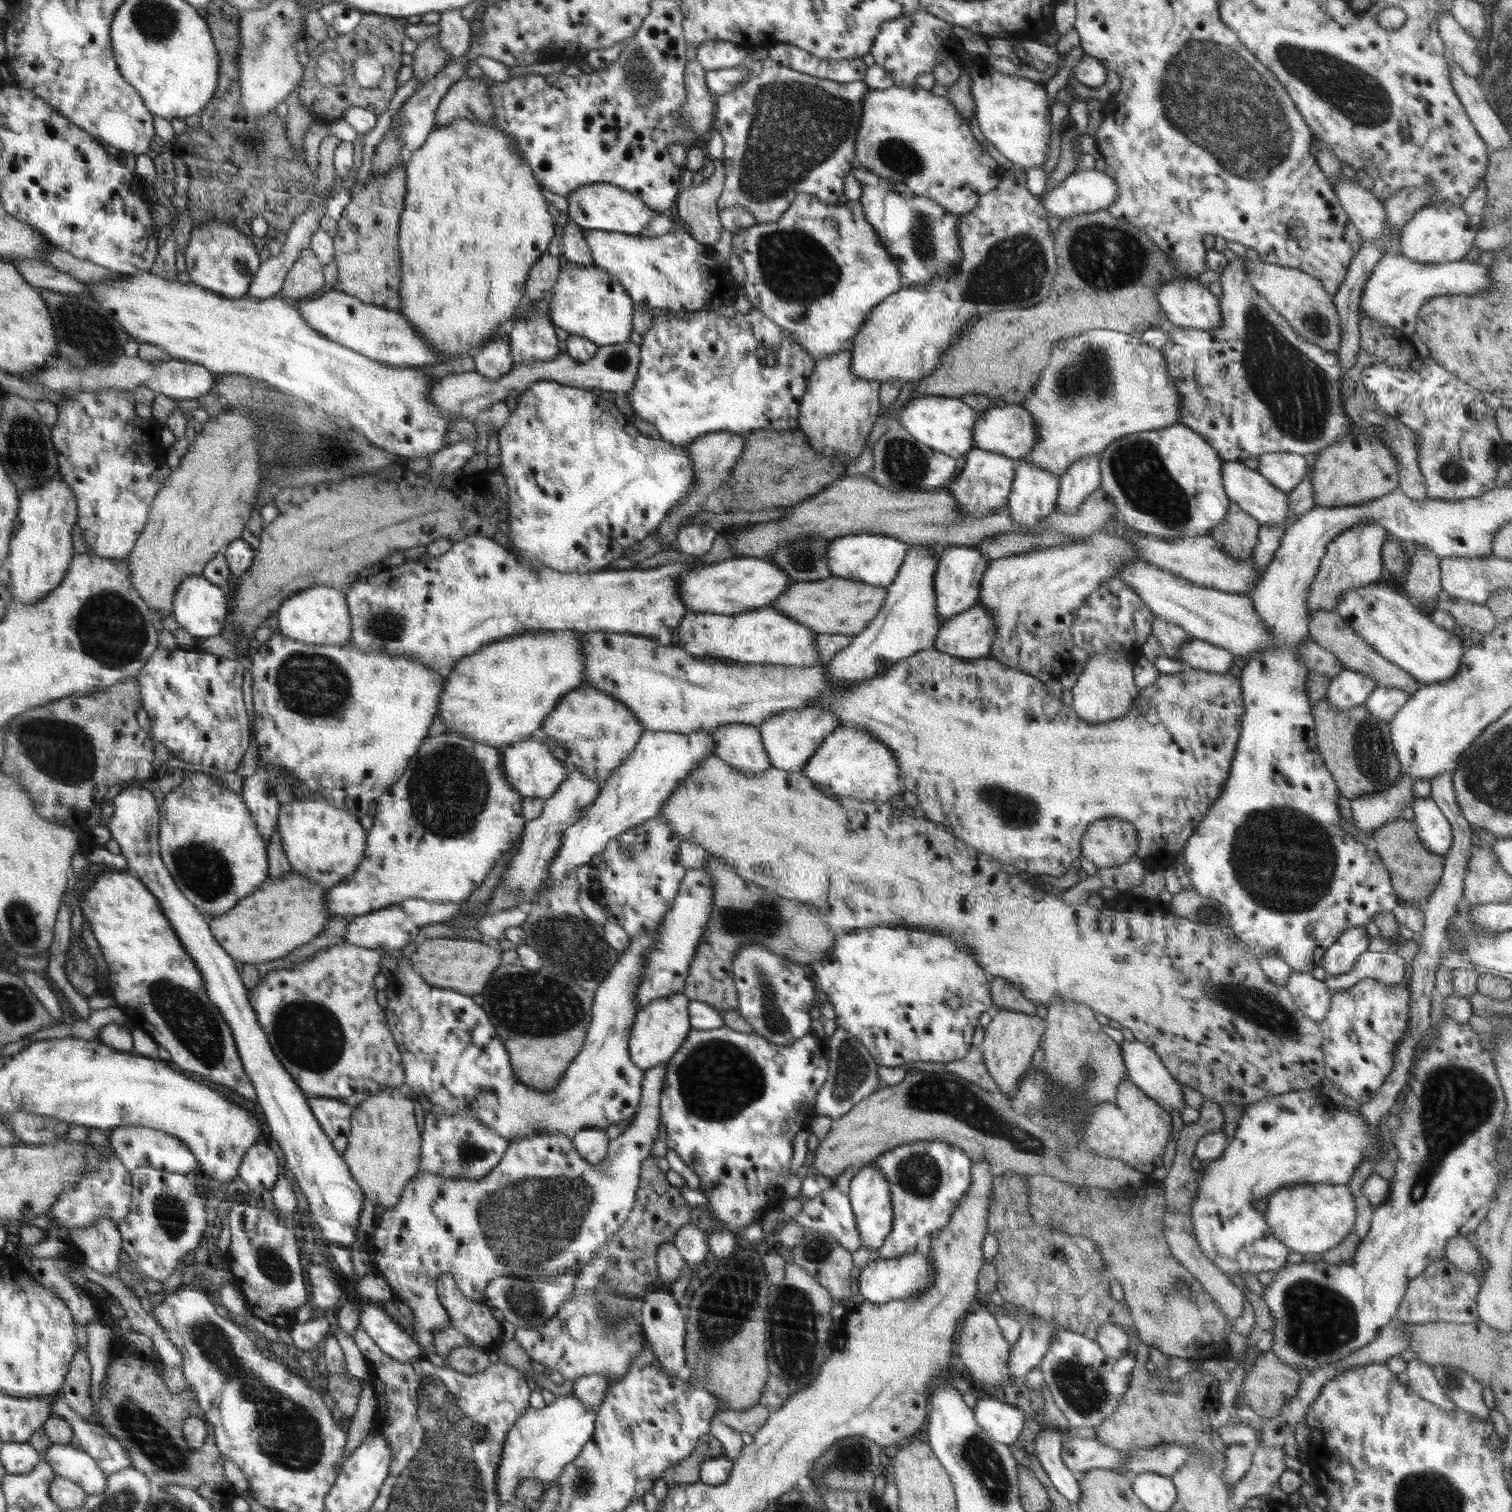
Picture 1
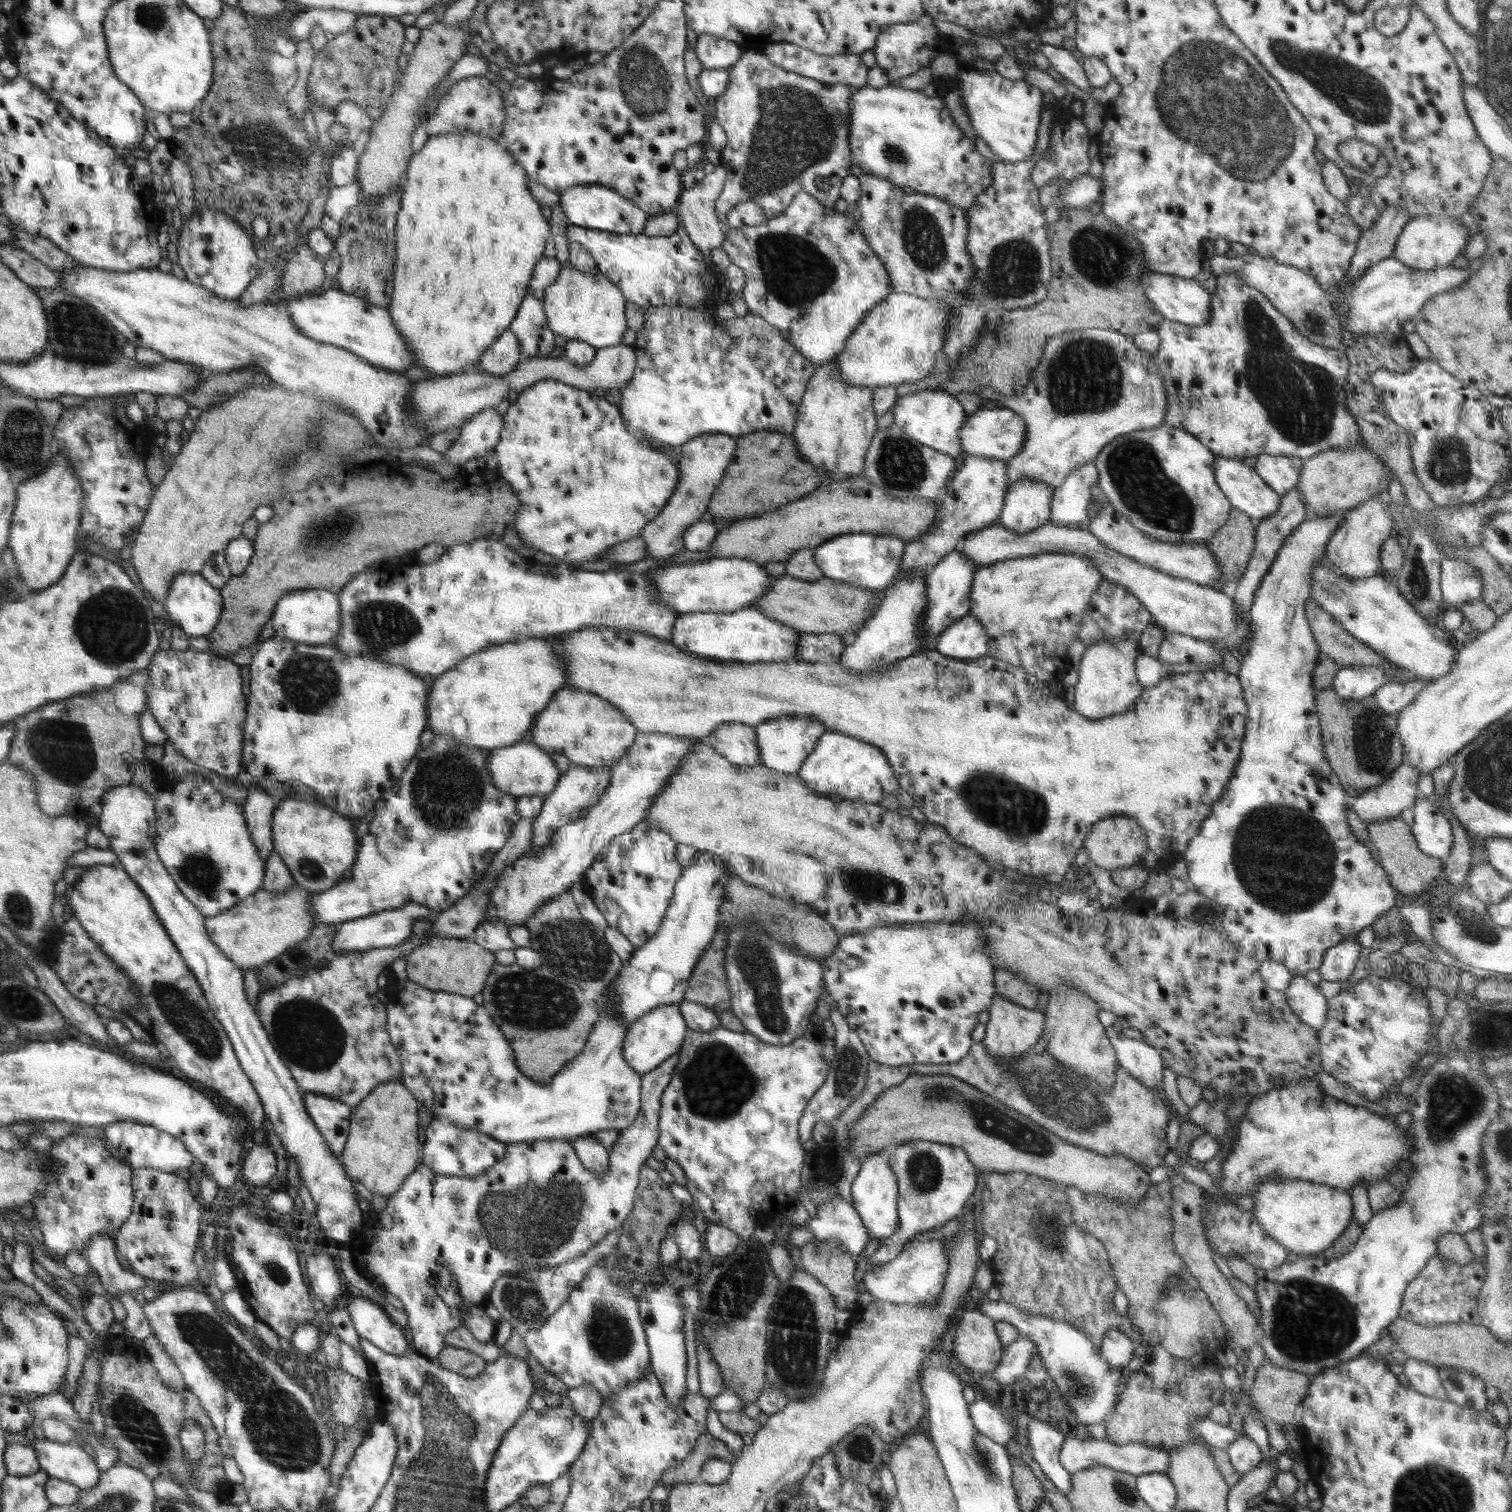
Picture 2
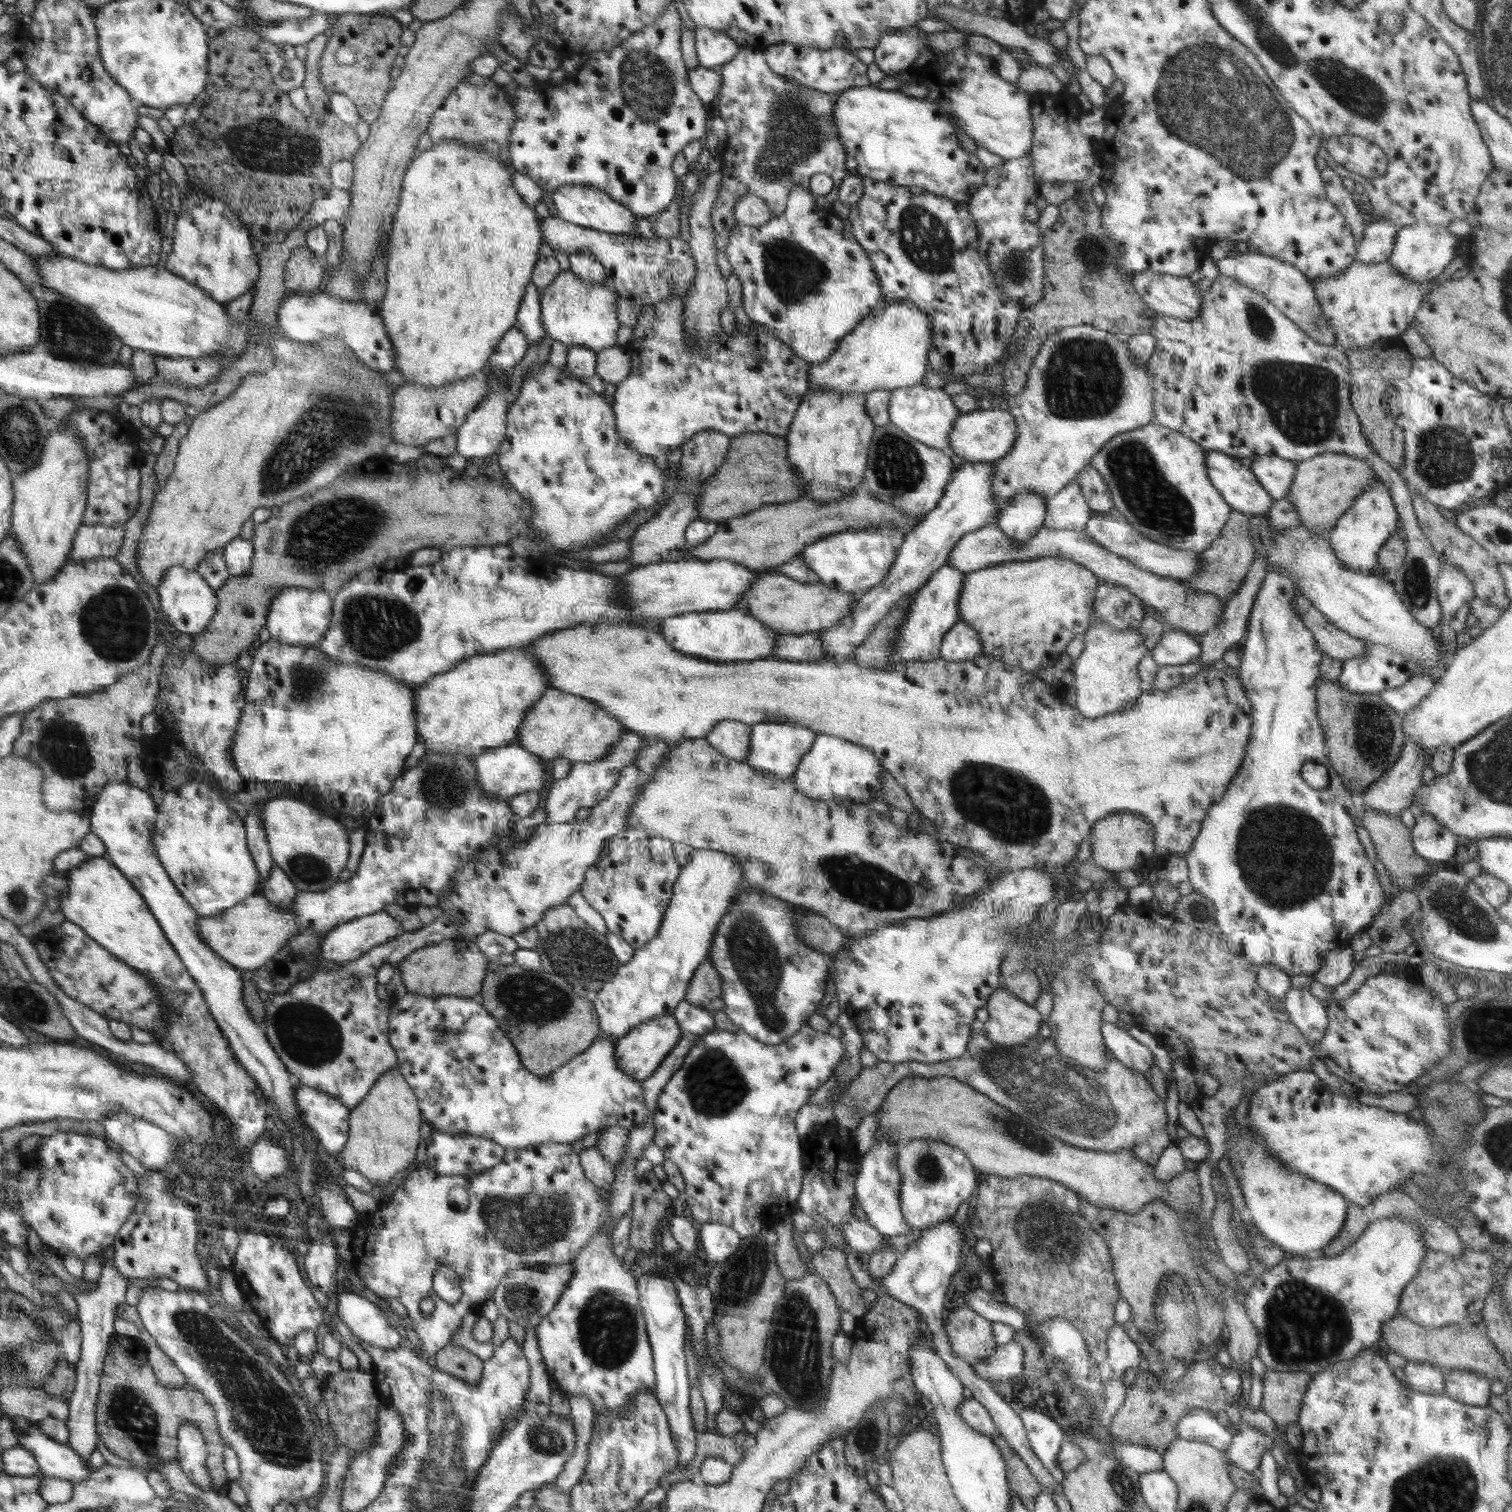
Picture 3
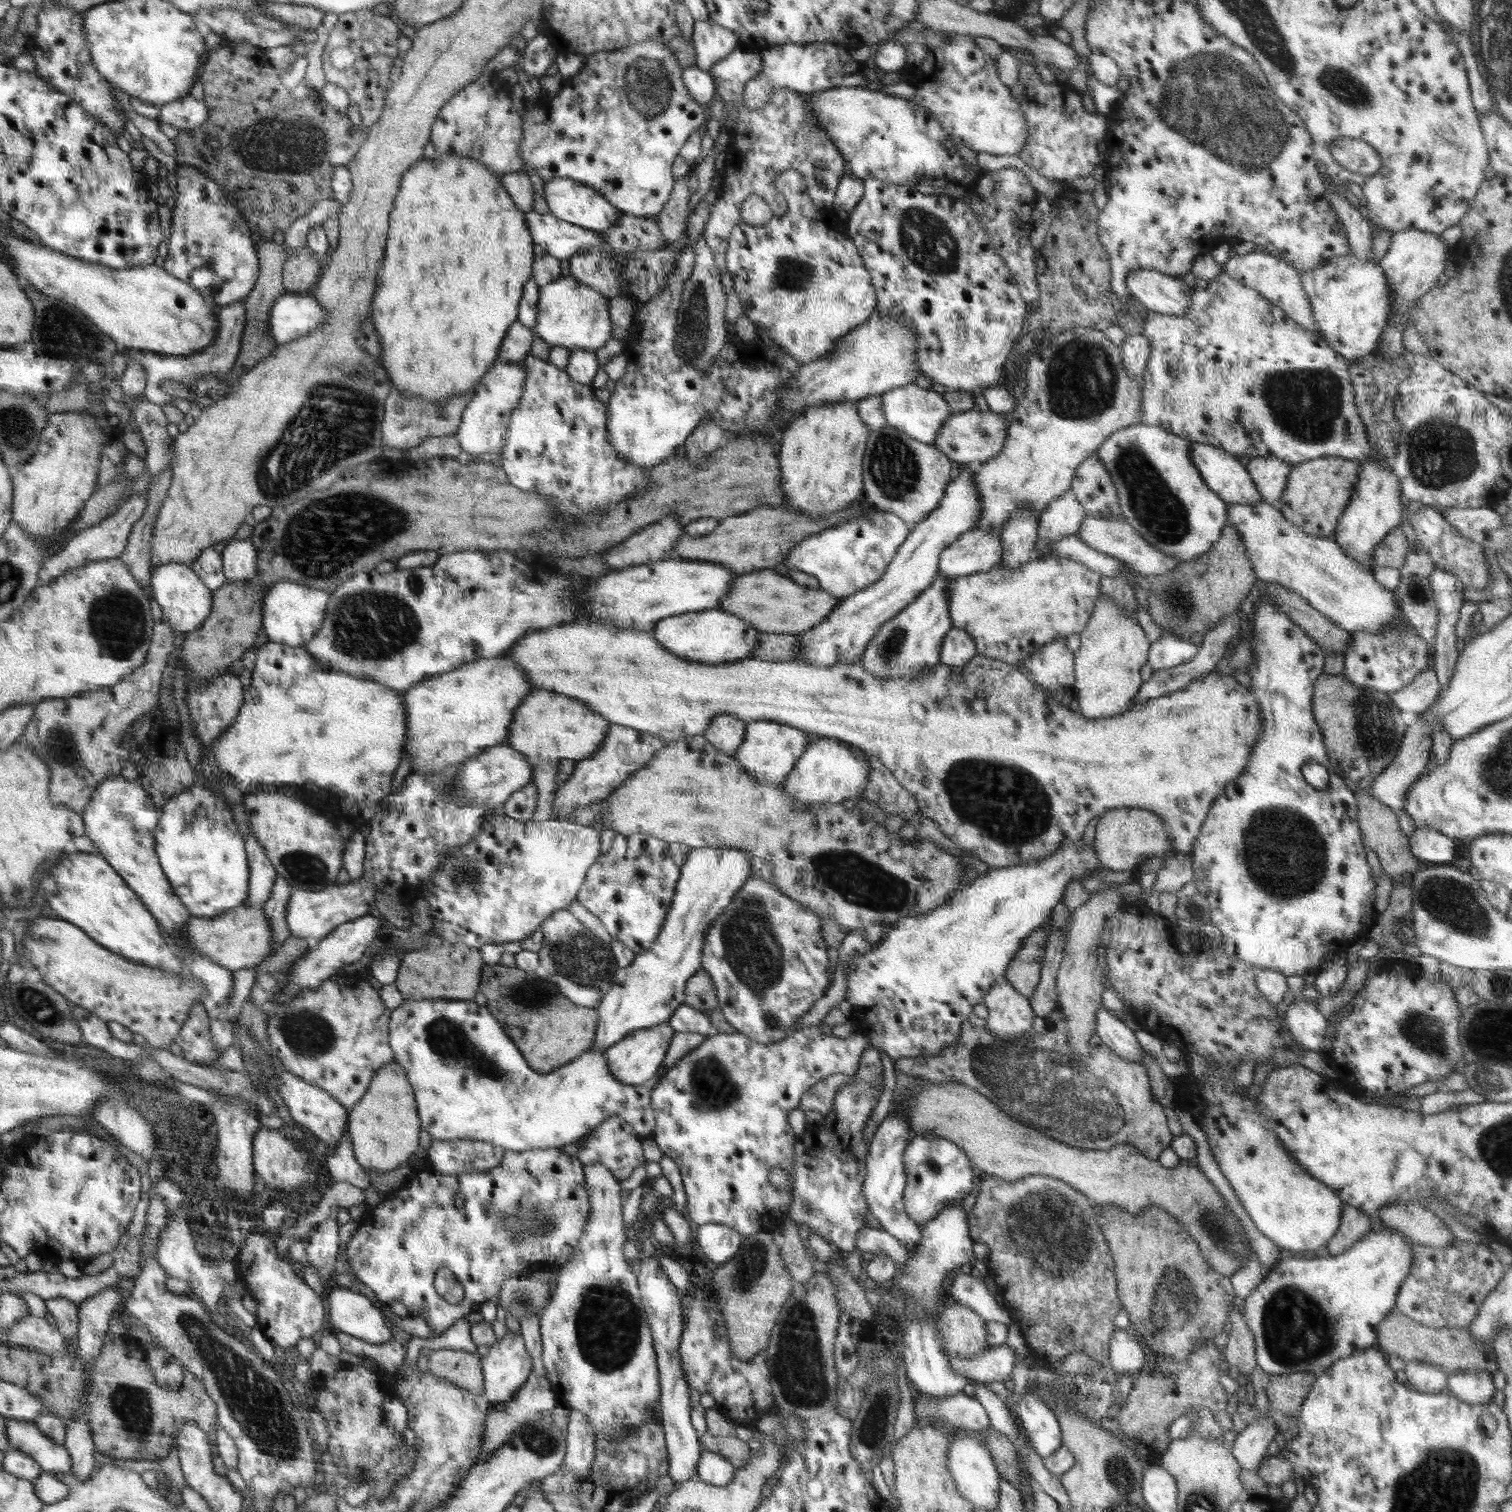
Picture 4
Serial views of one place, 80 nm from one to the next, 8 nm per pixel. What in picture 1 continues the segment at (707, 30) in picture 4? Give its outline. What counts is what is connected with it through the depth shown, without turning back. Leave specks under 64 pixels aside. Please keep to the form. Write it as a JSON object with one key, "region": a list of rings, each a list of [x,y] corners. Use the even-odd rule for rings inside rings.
{"region":[[[707,40],[696,50],[697,61],[707,70],[713,71],[741,65],[749,56],[747,49],[738,48],[728,41]]]}

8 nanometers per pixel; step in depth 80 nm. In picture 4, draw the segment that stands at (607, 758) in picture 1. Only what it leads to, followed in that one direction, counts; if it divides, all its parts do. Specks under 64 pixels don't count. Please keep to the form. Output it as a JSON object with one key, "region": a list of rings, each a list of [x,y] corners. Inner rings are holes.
{"region":[[[534,690],[534,696],[526,698],[526,704],[520,708],[516,710],[509,738],[504,744],[524,753],[532,763],[538,800],[530,821],[545,821],[553,818],[553,800],[558,789],[557,768],[562,760],[568,758],[577,762],[596,754],[609,736],[613,723],[581,701],[548,690]]]}

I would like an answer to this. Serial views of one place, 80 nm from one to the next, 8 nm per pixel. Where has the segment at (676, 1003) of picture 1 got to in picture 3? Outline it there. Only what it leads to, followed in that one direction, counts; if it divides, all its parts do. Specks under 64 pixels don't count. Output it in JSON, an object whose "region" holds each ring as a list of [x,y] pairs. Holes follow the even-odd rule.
{"region":[[[672,1014],[657,1016],[657,1018],[649,1020],[649,1022],[639,1024],[629,1034],[619,1039],[616,1044],[616,1056],[621,1070],[628,1077],[634,1078],[642,1085],[642,1081],[654,1075],[654,1072],[661,1066],[669,1052],[677,1046],[678,1040],[682,1038],[684,1033],[680,1024],[677,1023],[676,1017]]]}

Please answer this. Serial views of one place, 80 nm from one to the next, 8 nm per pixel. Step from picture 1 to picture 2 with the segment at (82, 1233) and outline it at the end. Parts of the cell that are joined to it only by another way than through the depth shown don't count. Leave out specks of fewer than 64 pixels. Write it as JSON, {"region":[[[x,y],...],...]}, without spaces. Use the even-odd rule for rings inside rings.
{"region":[[[109,1234],[94,1235],[87,1243],[83,1256],[87,1258],[91,1268],[97,1272],[104,1290],[114,1296],[121,1296],[123,1292],[141,1291],[151,1280],[134,1272],[127,1272],[116,1257],[115,1237]]]}

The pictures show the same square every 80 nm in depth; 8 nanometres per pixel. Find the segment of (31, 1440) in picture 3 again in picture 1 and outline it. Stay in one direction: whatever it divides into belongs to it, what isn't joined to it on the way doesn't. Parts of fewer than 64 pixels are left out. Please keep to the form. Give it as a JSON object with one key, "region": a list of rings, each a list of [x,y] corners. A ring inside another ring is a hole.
{"region":[[[52,1443],[41,1456],[52,1465],[57,1476],[74,1481],[88,1495],[101,1493],[106,1488],[107,1474],[81,1447]]]}

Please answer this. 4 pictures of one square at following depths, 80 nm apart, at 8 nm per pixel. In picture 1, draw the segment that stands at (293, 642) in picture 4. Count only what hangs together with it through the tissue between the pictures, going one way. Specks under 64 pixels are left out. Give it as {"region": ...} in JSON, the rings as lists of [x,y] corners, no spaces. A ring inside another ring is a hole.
{"region":[[[316,585],[290,597],[279,608],[278,634],[308,644],[348,645],[353,635],[353,618],[350,616],[349,602],[344,589],[330,585]]]}

